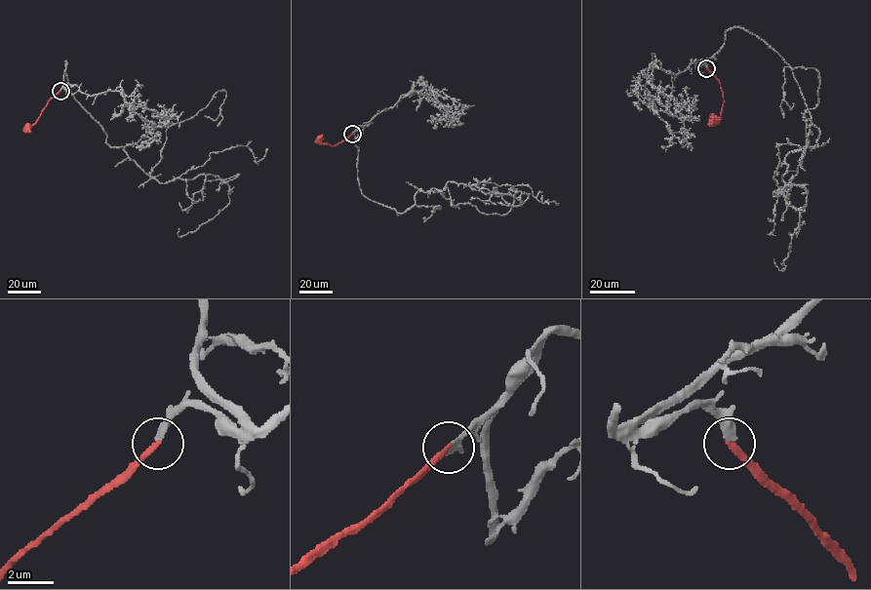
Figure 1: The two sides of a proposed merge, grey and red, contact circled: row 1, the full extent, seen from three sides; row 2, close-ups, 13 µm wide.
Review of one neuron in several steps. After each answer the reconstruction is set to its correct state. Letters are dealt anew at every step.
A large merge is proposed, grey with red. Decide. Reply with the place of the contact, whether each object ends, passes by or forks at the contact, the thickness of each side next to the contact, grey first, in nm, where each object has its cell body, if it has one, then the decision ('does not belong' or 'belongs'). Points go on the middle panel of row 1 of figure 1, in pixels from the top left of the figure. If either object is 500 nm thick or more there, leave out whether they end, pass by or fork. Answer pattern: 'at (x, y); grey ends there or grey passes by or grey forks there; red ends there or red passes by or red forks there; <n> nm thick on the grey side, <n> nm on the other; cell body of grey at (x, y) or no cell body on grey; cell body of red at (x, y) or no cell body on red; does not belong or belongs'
at (352, 134); grey ends there; red ends there; 300 nm thick on the grey side, 240 nm on the other; no cell body on grey; cell body of red at (318, 139); belongs

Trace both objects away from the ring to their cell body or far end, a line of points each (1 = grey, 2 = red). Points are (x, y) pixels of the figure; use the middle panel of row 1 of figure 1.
1: (351, 134), (361, 192), (398, 215), (433, 188), (455, 207), (505, 215), (517, 189), (494, 195)
2: (351, 134), (334, 145), (323, 143), (318, 138)

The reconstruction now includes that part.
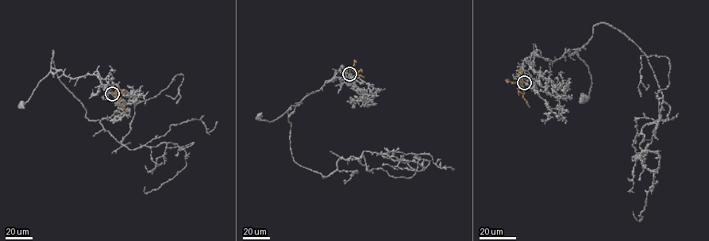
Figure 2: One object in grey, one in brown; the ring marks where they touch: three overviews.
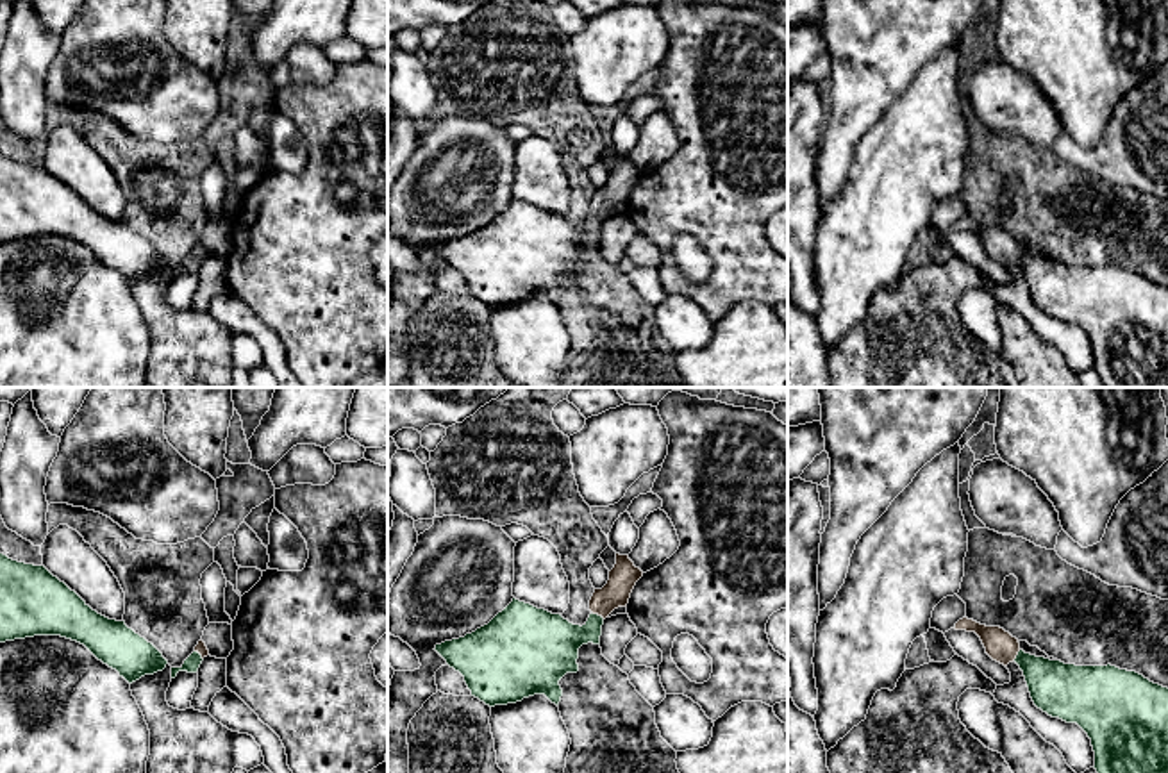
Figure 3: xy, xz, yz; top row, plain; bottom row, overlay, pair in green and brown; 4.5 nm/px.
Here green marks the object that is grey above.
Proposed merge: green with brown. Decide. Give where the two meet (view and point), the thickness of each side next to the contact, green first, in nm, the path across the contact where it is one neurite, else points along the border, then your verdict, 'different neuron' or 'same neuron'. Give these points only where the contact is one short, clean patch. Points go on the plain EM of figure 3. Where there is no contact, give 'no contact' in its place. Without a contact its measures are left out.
contact xz (597, 215); calibres 260 and 130 nm; way xz (550, 243), (579, 236), (597, 215), (622, 179); same neuron

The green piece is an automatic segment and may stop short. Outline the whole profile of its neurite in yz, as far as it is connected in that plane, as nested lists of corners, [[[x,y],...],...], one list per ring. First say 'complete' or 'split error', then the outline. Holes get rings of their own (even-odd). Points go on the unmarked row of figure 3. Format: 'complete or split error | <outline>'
split error | [[[968,218],[959,220],[954,229],[975,232],[993,261],[1004,266],[1014,261],[1023,271],[1034,305],[1052,318],[1077,323],[1088,334],[1095,352],[1093,368],[1105,387],[1168,387],[1168,287],[1154,284],[1136,271],[1111,264],[1075,266],[1025,254],[1018,239],[1004,229],[986,227]]]

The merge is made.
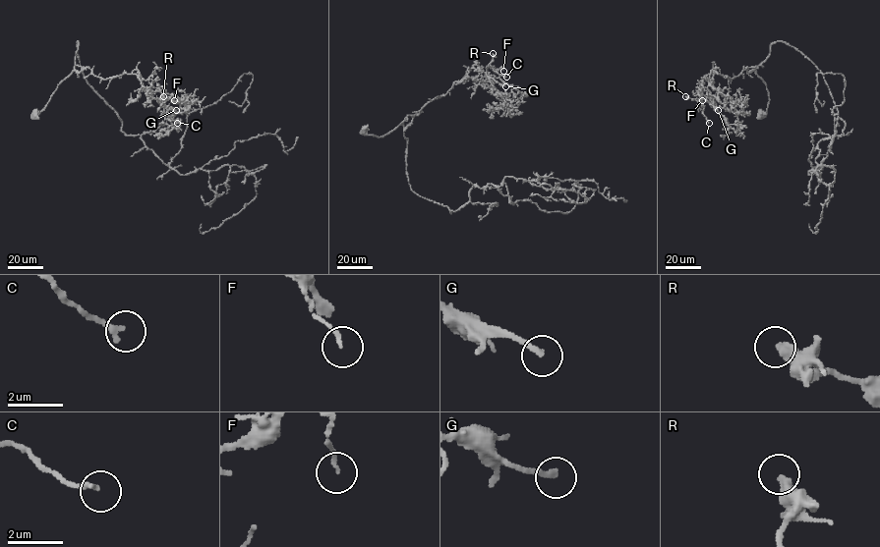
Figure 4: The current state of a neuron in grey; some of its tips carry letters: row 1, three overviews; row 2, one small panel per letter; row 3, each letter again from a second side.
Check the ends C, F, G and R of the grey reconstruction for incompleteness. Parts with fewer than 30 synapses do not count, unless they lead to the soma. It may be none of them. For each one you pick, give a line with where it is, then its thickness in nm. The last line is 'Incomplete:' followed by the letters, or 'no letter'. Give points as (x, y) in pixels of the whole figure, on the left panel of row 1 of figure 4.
G: (176, 110) | 220 nm
Incomplete: G

